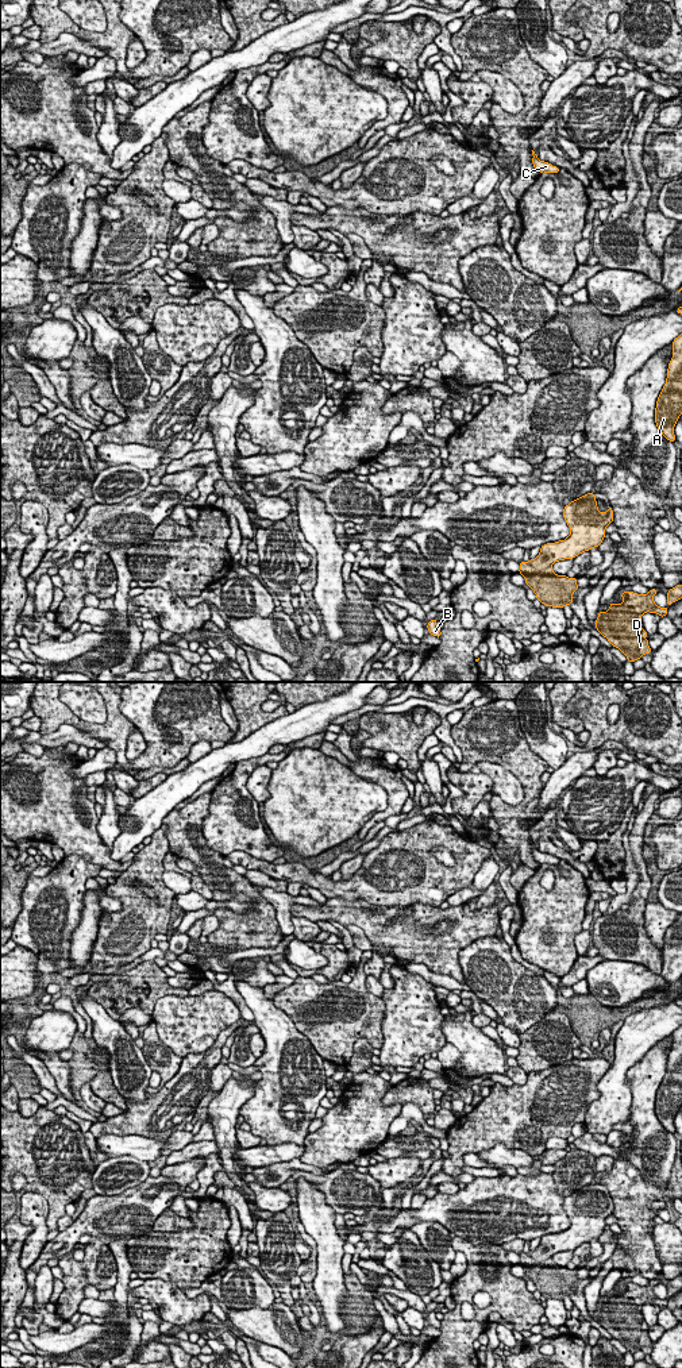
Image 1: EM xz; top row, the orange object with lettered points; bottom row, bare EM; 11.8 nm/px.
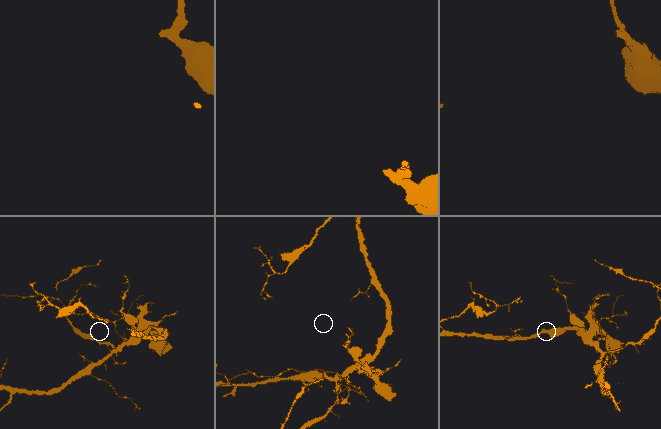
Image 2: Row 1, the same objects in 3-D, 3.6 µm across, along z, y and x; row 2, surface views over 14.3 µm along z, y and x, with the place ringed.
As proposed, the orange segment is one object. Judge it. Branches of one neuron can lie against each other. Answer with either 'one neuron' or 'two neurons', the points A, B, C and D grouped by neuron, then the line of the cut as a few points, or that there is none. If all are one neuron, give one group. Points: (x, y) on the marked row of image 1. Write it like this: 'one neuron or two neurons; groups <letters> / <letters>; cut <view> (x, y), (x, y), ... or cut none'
two neurons; groups A B C / D; cut xz (528, 562), (540, 570), (550, 567)

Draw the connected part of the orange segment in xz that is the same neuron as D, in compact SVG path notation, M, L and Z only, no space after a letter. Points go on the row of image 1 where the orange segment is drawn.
M651 589L647 594L623 591L623 602L610 602L608 612L598 612L596 620L597 631L608 639L612 647L619 648L627 660L633 663L646 654L652 654L648 646L648 633L639 628L637 623L646 612L656 613L660 617L667 616L667 608L659 608L654 602L658 589Z

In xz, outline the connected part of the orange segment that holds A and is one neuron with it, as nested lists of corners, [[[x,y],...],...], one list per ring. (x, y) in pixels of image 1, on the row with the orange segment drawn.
[[[682,334],[674,339],[666,384],[658,397],[655,423],[662,435],[675,443],[674,427],[682,415]]]

